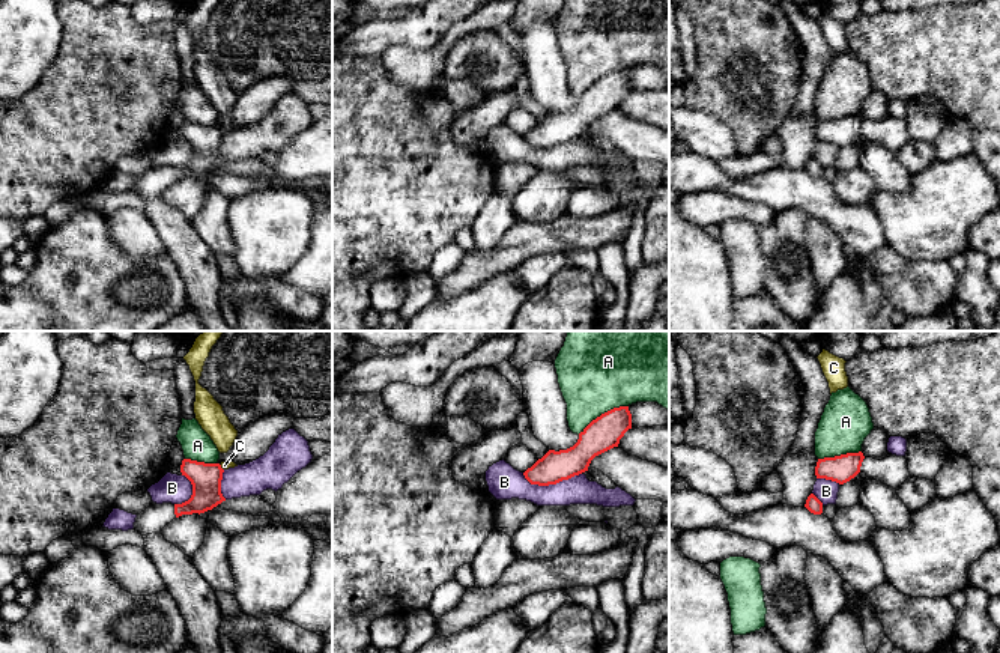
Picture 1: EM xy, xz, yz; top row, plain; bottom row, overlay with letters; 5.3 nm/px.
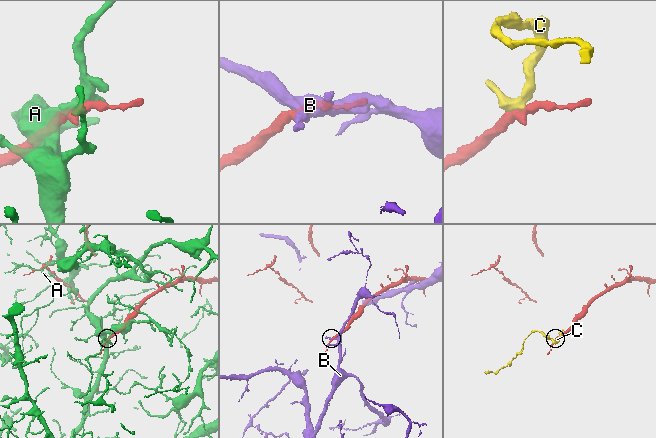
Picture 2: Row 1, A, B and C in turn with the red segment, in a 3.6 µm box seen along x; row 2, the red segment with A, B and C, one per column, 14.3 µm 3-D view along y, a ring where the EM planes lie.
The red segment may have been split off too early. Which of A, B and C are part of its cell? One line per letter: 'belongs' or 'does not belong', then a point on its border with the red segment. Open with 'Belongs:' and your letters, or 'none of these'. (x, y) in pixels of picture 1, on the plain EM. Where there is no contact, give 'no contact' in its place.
Belongs: none of these
A: does not belong | xz (602, 77)
B: does not belong | xz (551, 146)
C: does not belong | xy (220, 130)

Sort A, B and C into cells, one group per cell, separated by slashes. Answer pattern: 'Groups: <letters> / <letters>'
Groups: A / B / C

